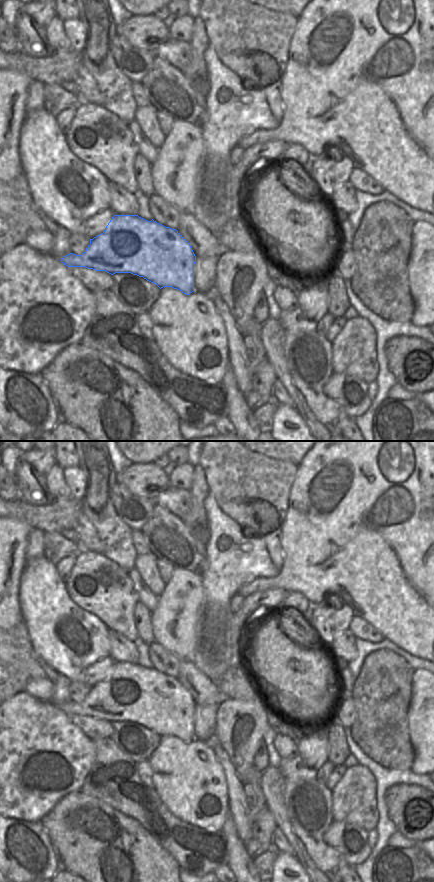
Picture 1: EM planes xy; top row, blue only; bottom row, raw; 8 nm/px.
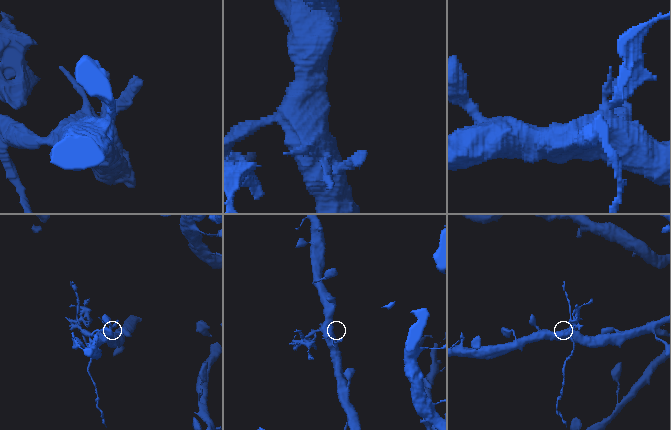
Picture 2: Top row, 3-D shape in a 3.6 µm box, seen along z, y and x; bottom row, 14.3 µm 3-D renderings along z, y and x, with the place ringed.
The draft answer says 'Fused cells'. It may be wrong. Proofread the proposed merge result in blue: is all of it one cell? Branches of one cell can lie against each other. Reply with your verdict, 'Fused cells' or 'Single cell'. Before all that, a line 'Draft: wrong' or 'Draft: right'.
Draft: right
Fused cells

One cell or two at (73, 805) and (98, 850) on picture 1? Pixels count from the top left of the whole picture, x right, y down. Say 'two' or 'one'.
one

